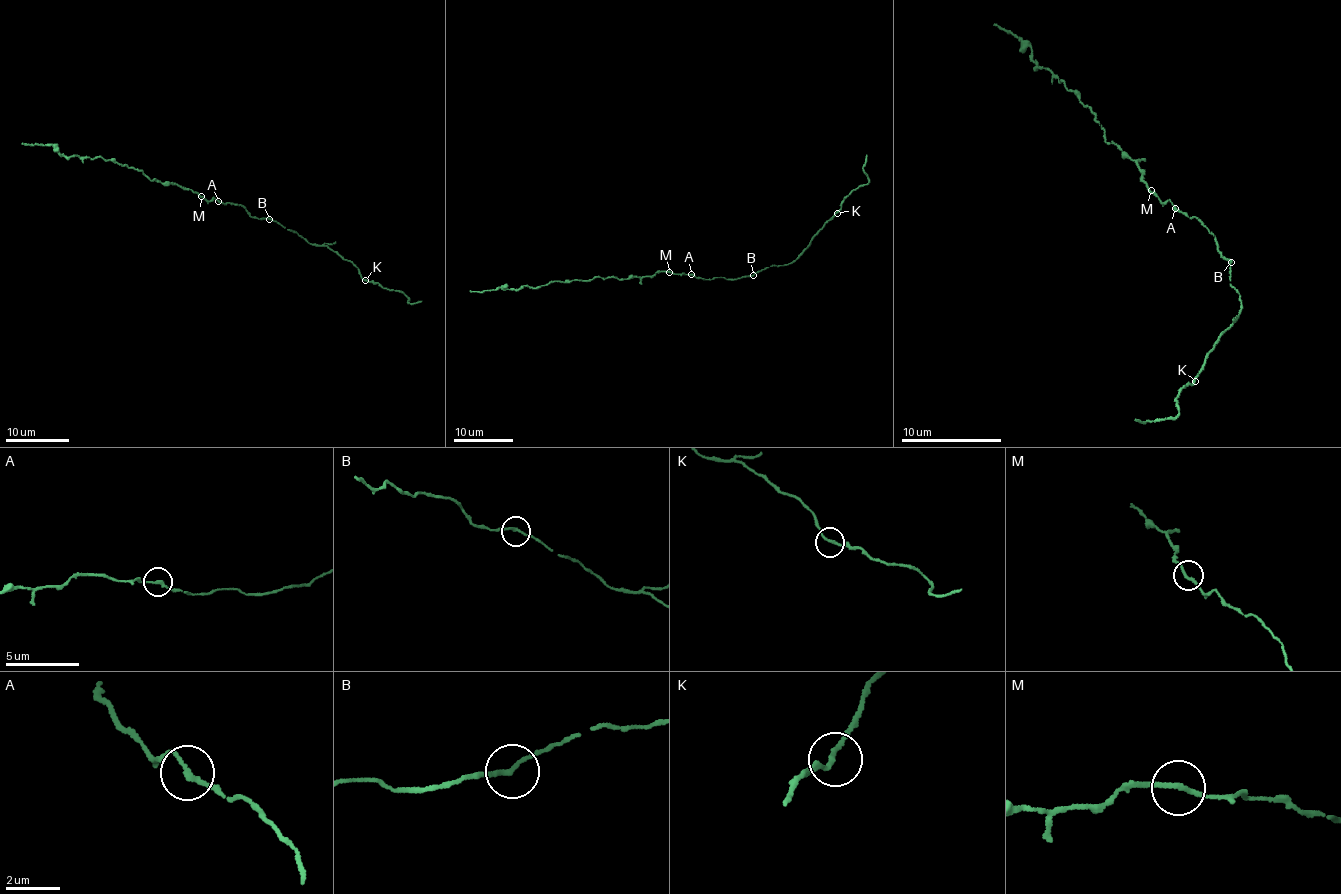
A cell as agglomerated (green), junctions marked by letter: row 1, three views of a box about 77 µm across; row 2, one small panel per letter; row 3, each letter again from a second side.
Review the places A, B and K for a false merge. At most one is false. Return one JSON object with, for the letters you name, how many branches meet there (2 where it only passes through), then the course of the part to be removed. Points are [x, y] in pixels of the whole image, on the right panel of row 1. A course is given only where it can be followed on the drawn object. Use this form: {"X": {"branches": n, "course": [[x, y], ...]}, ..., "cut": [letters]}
{"cut": []}

